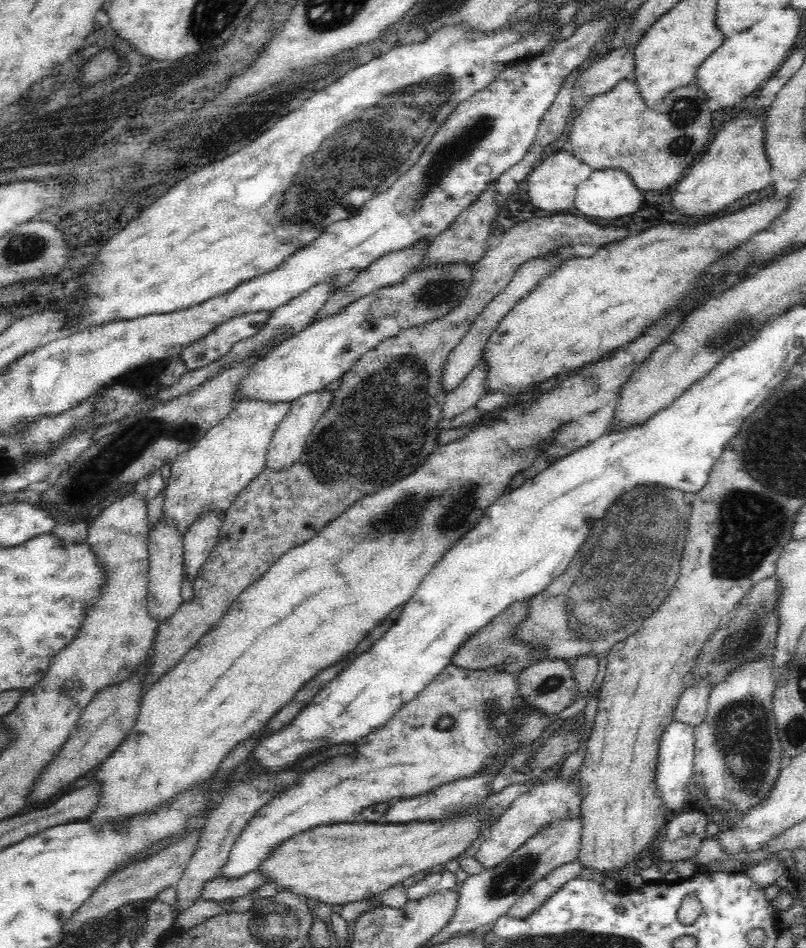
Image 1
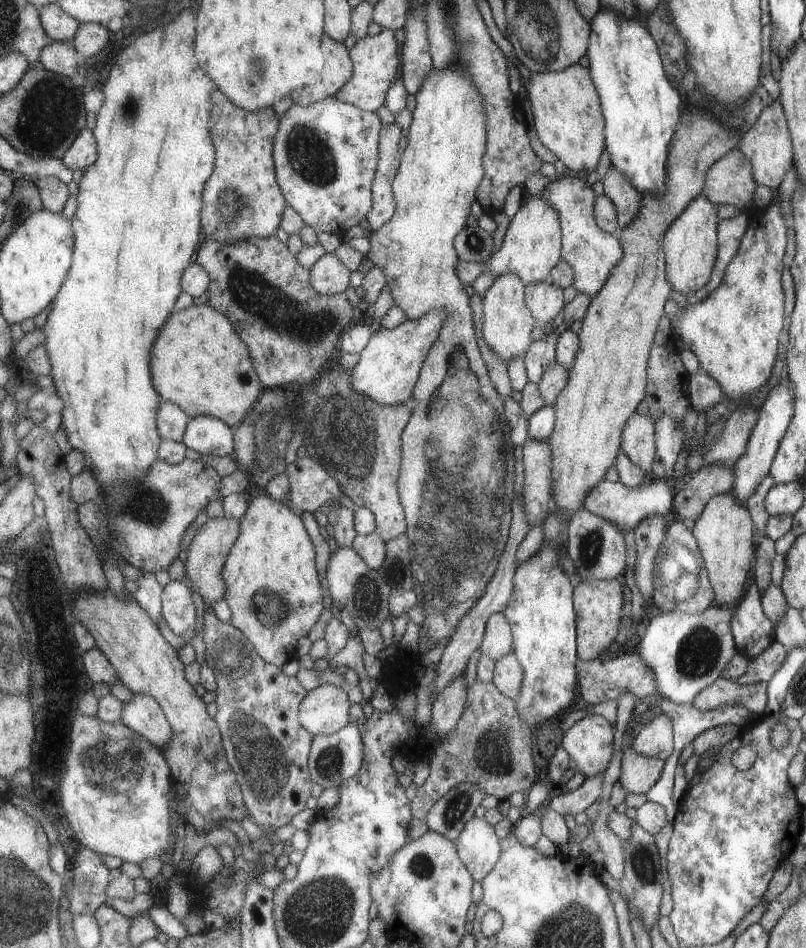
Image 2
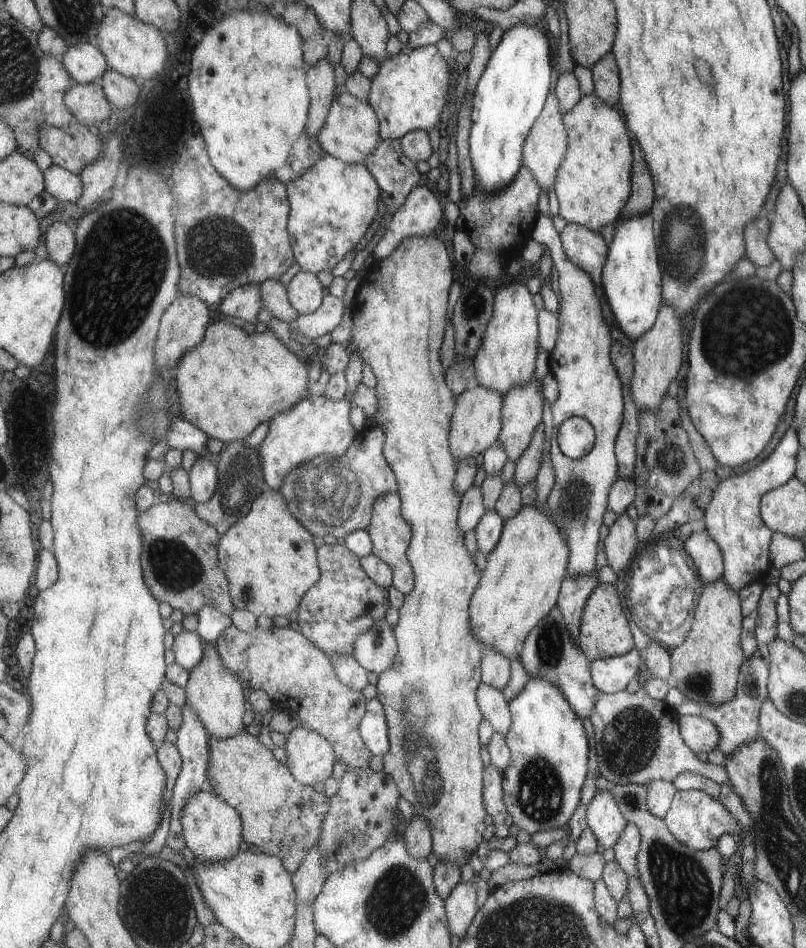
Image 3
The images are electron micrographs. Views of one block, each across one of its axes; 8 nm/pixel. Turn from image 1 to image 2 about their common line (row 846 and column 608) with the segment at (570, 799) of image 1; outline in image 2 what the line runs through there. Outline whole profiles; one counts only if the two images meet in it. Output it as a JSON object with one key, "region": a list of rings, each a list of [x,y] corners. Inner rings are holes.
{"region":[[[649,477],[649,481],[653,481],[653,484],[643,483],[641,487],[628,487],[619,481],[610,482],[603,479],[586,494],[583,506],[593,514],[614,523],[624,534],[626,530],[633,529],[639,521],[645,520],[653,513],[664,516],[671,508],[669,484],[663,480],[655,480],[653,477]]]}

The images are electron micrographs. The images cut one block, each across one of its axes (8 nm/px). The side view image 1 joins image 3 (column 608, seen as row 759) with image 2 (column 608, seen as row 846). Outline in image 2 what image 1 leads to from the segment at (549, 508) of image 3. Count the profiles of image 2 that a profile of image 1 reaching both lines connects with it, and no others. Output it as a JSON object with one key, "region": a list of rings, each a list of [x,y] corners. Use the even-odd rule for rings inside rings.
{"region":[[[566,176],[551,181],[542,188],[541,195],[547,199],[552,209],[558,211],[558,221],[561,223],[561,258],[574,269],[574,288],[577,293],[590,296],[591,300],[621,260],[622,245],[617,236],[607,233],[594,221],[595,197],[585,179]]]}

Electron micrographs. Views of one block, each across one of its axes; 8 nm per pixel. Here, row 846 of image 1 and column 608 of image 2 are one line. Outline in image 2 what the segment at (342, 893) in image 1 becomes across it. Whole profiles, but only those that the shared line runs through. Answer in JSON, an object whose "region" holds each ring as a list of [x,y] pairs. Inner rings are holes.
{"region":[[[687,108],[683,112],[683,126],[679,126],[679,134],[675,134],[675,142],[671,142],[671,170],[666,189],[663,189],[658,197],[651,193],[641,194],[642,204],[637,217],[617,234],[622,245],[622,258],[587,305],[578,334],[578,352],[575,353],[569,368],[568,381],[553,404],[554,427],[547,440],[552,454],[549,492],[553,502],[550,506],[557,509],[567,520],[583,508],[586,494],[603,480],[605,470],[613,464],[613,458],[618,456],[619,437],[623,427],[629,416],[634,413],[637,404],[645,397],[645,362],[649,360],[654,340],[653,332],[657,332],[655,328],[658,328],[661,310],[664,309],[663,302],[667,300],[669,292],[670,282],[667,282],[665,268],[665,232],[679,213],[701,194],[710,166],[735,148],[739,139],[737,133],[728,129],[706,110]]]}

